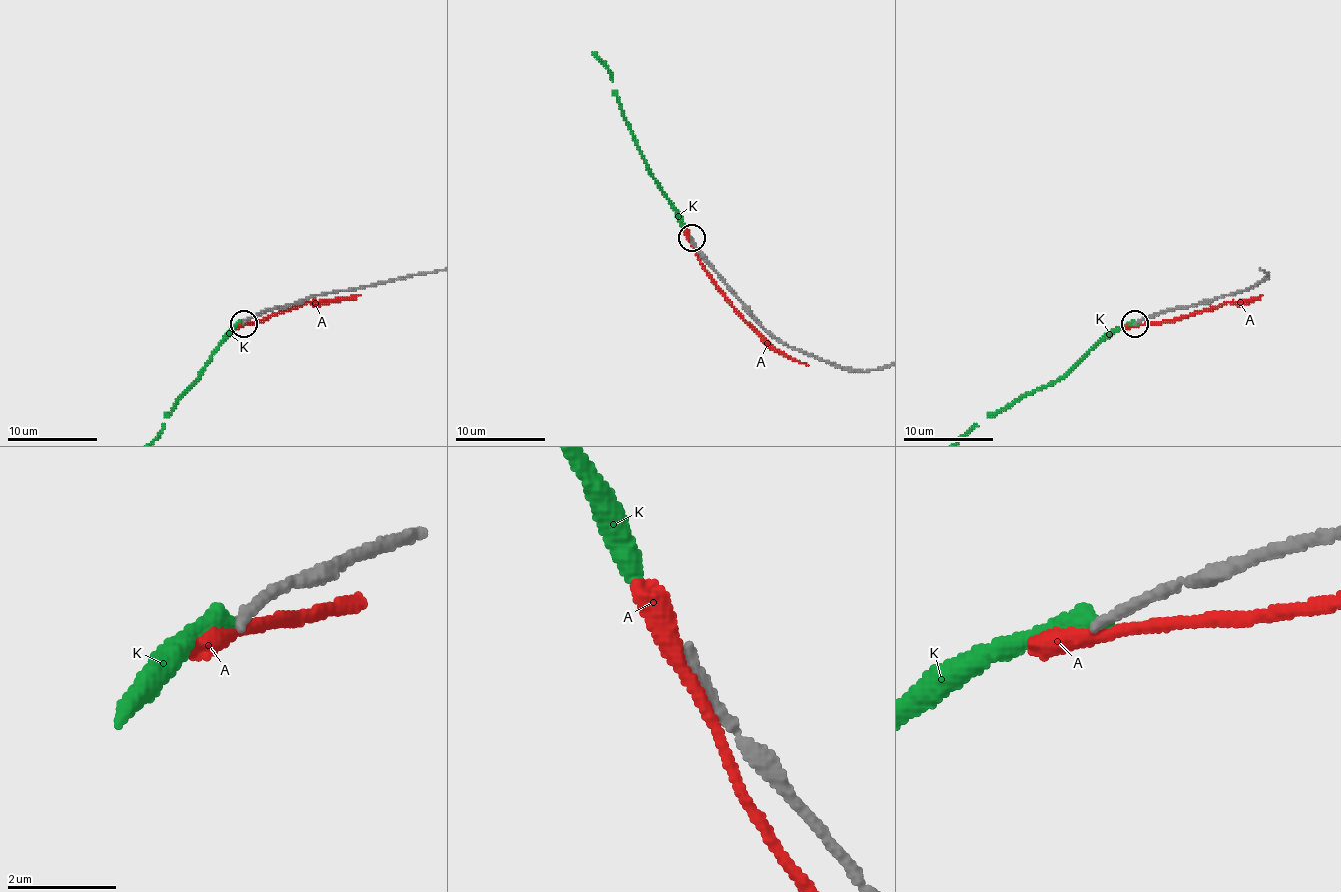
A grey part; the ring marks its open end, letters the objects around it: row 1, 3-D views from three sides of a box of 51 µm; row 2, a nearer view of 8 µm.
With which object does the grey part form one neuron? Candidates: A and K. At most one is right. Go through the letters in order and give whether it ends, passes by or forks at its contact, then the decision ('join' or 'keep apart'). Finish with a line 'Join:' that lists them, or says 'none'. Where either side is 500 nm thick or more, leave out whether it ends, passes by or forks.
A: it passes by; keep apart
K: it ends; keep apart
Join: none

